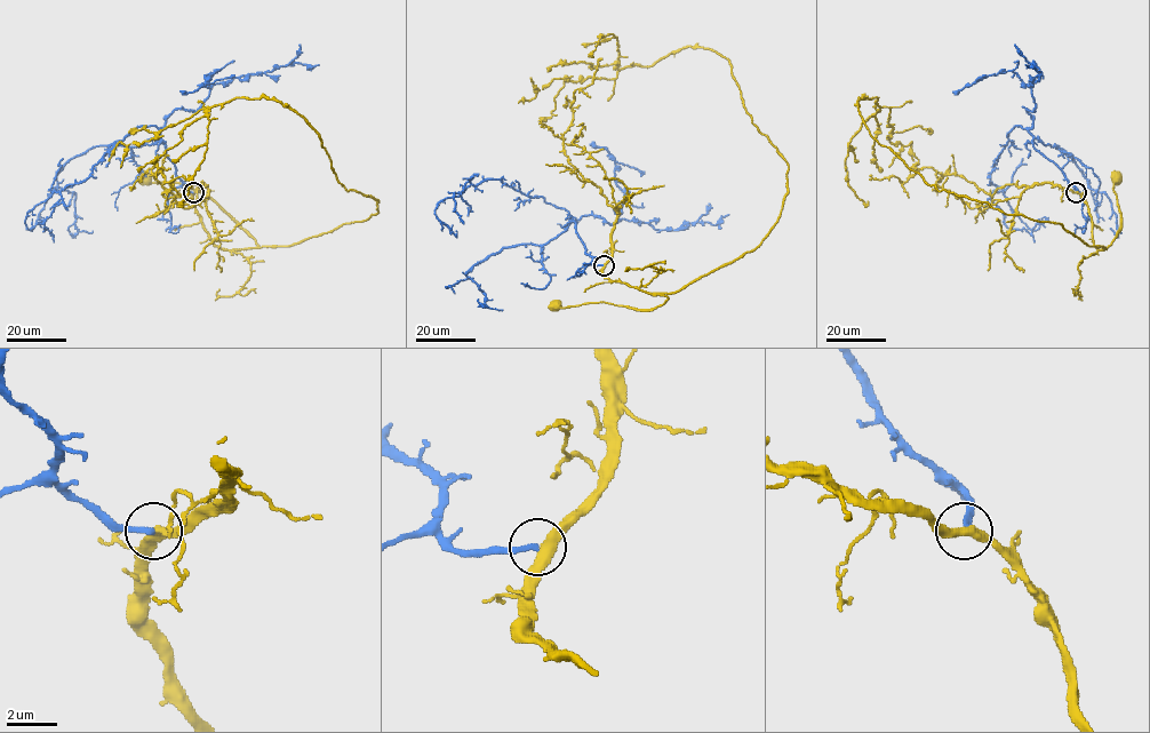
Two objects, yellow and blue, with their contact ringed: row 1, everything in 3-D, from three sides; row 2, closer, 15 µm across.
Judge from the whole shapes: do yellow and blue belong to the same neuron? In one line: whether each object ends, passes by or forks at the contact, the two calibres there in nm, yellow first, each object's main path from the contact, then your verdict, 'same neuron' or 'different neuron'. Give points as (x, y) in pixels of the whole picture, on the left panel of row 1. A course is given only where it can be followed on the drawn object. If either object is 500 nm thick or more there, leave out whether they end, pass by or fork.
yellow passes by | blue ends | 400/240 nm | yellow via (194, 192), (196, 212), (216, 245), (231, 249), (257, 246), (207, 196), (182, 184), (151, 182), (145, 178) | blue via (193, 192), (182, 186), (159, 128), (141, 126), (82, 182), (28, 212), (24, 223), (29, 229), (46, 218) | different neuron

